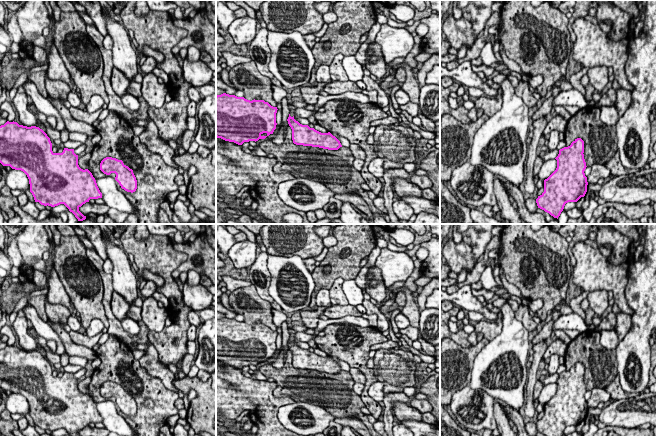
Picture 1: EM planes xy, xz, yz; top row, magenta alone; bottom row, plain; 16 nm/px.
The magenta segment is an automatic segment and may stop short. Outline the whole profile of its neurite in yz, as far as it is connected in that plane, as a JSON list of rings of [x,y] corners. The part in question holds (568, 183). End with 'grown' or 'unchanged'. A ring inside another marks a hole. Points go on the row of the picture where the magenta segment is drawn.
[[[575,139],[570,146],[559,150],[556,170],[544,180],[544,192],[538,196],[538,208],[554,218],[560,216],[568,202],[577,202],[587,192],[584,141]]]; unchanged

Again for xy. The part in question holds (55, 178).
[[[7,121],[1,125],[0,163],[21,170],[27,175],[35,202],[51,207],[64,204],[78,221],[86,219],[86,216],[79,211],[83,204],[90,199],[102,198],[92,173],[79,167],[78,155],[74,153],[74,149],[64,148],[62,153],[54,153],[50,138],[39,127],[27,127],[14,121]]]; unchanged

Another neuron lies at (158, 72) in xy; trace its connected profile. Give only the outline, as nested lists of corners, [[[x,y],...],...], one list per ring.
[[[156,67],[156,68],[154,68],[153,70],[152,70],[152,72],[151,73],[153,73],[155,76],[157,76],[158,78],[160,77],[160,78],[162,78],[163,79],[163,81],[164,81],[164,84],[168,84],[168,82],[169,82],[169,77],[168,77],[168,74],[163,70],[163,69],[160,69],[160,68],[158,68],[158,67]]]

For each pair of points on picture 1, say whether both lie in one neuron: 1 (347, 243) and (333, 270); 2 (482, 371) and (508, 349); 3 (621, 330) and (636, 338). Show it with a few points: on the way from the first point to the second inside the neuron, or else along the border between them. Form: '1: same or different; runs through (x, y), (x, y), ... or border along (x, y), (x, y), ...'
1: same; runs through (347, 250), (347, 254), (338, 263)
2: same; runs through (488, 365), (502, 354)
3: different; border along (631, 315), (631, 327), (619, 341)

